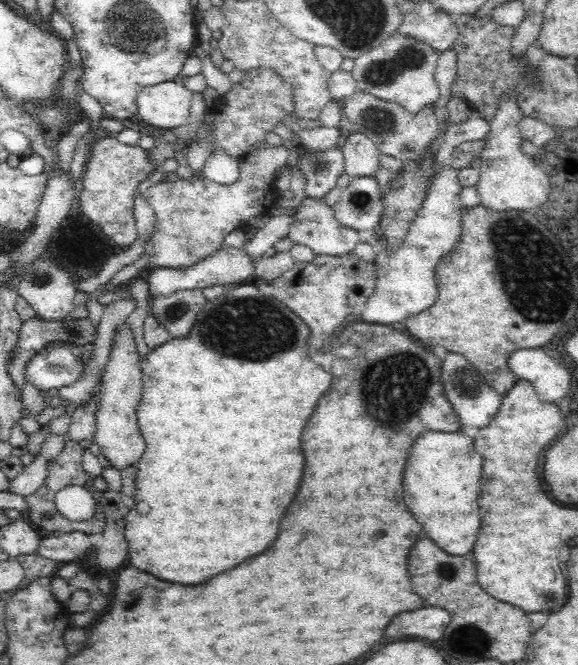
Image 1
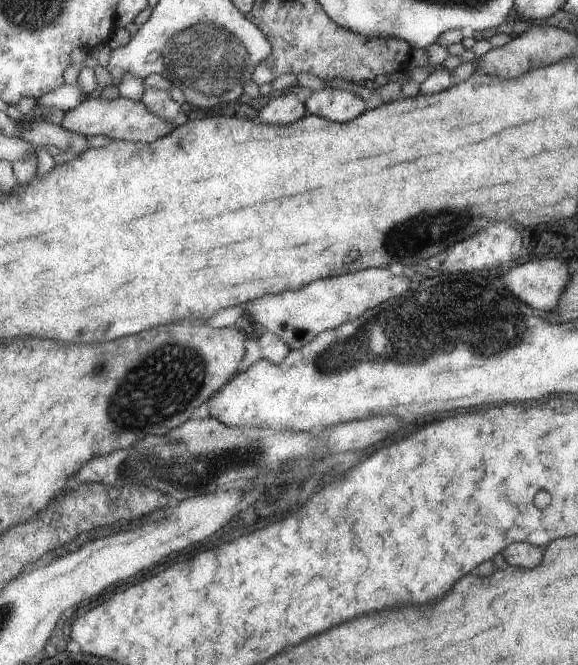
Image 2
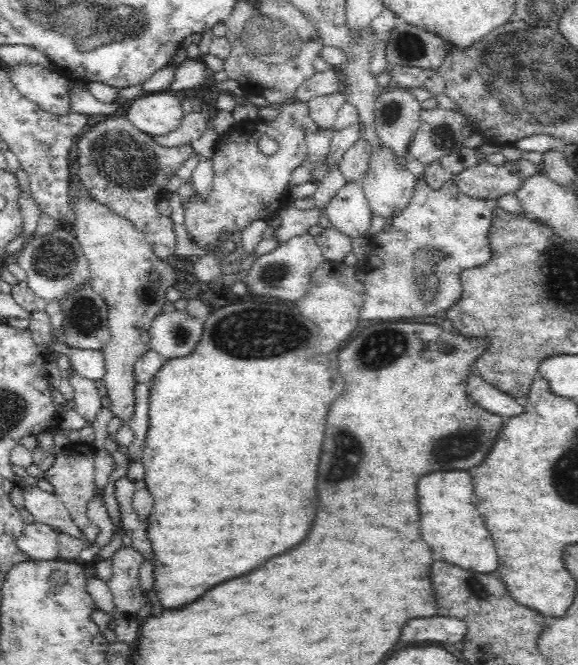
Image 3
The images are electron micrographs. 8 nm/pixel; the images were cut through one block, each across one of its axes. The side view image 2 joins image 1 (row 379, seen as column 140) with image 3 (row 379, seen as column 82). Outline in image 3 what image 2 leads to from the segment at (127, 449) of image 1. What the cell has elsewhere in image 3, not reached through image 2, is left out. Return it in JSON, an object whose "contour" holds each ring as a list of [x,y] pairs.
{"contour":[[[72,188],[69,194],[72,211],[69,218],[72,220],[73,230],[71,233],[78,240],[90,269],[90,280],[86,284],[104,299],[108,307],[110,340],[102,349],[106,363],[106,374],[102,378],[102,384],[107,389],[107,405],[113,415],[124,419],[124,424],[127,424],[127,418],[134,412],[135,405],[135,364],[150,350],[151,325],[166,306],[166,290],[178,282],[178,276],[166,260],[155,256],[154,247],[147,242],[145,234],[142,234],[130,220],[119,216],[108,206],[99,204],[86,188]]]}

